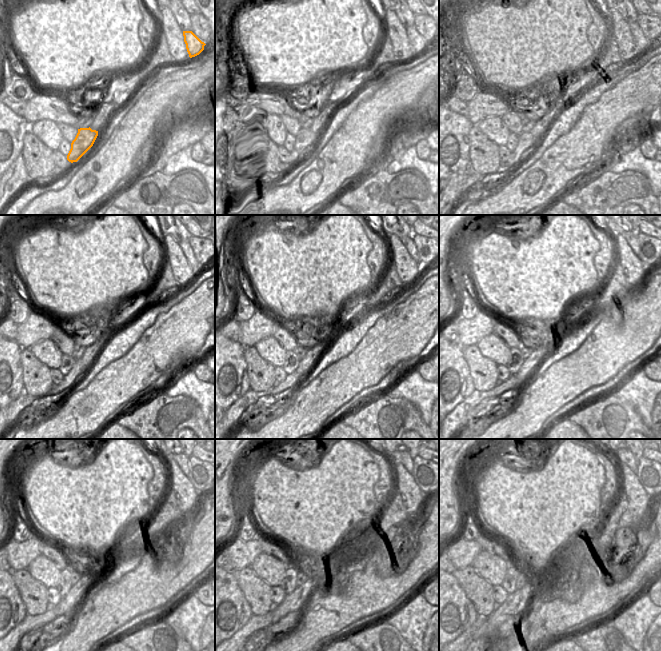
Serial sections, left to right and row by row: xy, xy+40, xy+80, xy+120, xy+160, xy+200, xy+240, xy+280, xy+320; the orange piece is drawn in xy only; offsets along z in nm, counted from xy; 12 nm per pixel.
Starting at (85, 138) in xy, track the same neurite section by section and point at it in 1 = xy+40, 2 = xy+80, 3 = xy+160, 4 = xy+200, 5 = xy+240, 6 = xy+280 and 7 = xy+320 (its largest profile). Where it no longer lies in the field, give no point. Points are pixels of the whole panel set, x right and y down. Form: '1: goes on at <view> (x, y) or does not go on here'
1: goes on at xy+40 (305, 139)
2: goes on at xy+80 (527, 142)
3: goes on at xy+160 (251, 398)
4: goes on at xy+200 (481, 399)
5: goes on at xy+240 (30, 623)
6: goes on at xy+280 (256, 623)
7: goes on at xy+320 (463, 640)

